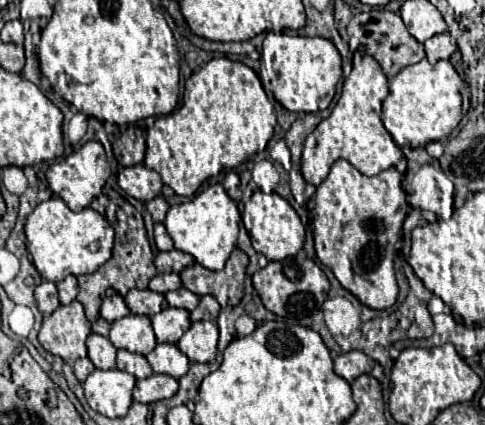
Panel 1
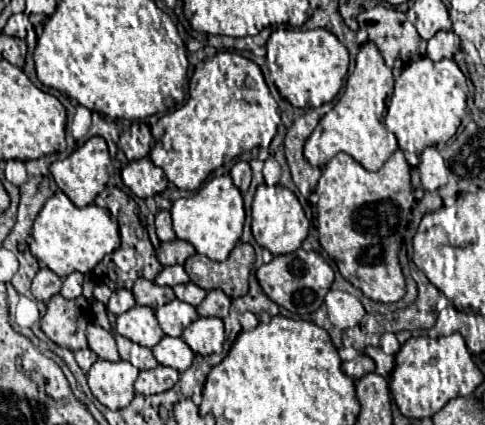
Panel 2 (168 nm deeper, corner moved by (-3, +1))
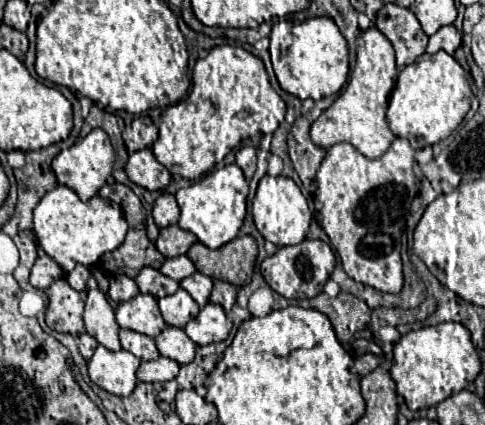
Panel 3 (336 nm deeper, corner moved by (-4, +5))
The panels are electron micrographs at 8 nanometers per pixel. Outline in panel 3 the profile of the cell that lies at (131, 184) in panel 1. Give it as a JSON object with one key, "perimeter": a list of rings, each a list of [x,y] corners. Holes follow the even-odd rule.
{"perimeter":[[[149,148],[131,154],[125,164],[125,172],[131,182],[147,190],[165,190],[171,182],[169,170],[157,162]]]}

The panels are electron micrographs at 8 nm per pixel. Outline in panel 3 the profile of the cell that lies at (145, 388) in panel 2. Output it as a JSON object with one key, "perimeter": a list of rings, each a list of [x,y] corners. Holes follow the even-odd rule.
{"perimeter":[[[157,358],[151,362],[141,362],[139,370],[137,370],[137,378],[141,382],[167,382],[173,380],[179,372],[179,364],[171,358]]]}

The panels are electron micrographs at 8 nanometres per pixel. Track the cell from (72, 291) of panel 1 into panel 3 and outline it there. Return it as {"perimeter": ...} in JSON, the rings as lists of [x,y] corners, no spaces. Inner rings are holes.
{"perimeter":[[[77,264],[65,278],[67,278],[67,282],[71,284],[71,288],[75,288],[75,290],[85,290],[89,276],[91,276],[91,274],[89,274],[89,268],[83,266],[83,264]]]}

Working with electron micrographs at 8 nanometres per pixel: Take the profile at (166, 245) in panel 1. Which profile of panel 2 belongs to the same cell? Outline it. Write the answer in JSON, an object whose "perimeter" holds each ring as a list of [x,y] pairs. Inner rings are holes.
{"perimeter":[[[162,210],[156,214],[156,234],[158,234],[160,242],[172,242],[176,238],[168,210]]]}

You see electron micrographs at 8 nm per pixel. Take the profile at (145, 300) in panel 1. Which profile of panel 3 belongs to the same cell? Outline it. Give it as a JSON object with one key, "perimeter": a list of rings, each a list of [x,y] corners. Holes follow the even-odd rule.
{"perimeter":[[[143,268],[137,278],[135,278],[139,290],[143,294],[153,294],[155,298],[163,298],[163,296],[169,296],[173,294],[179,284],[175,280],[169,280],[165,274],[161,274],[159,270],[155,268]]]}

